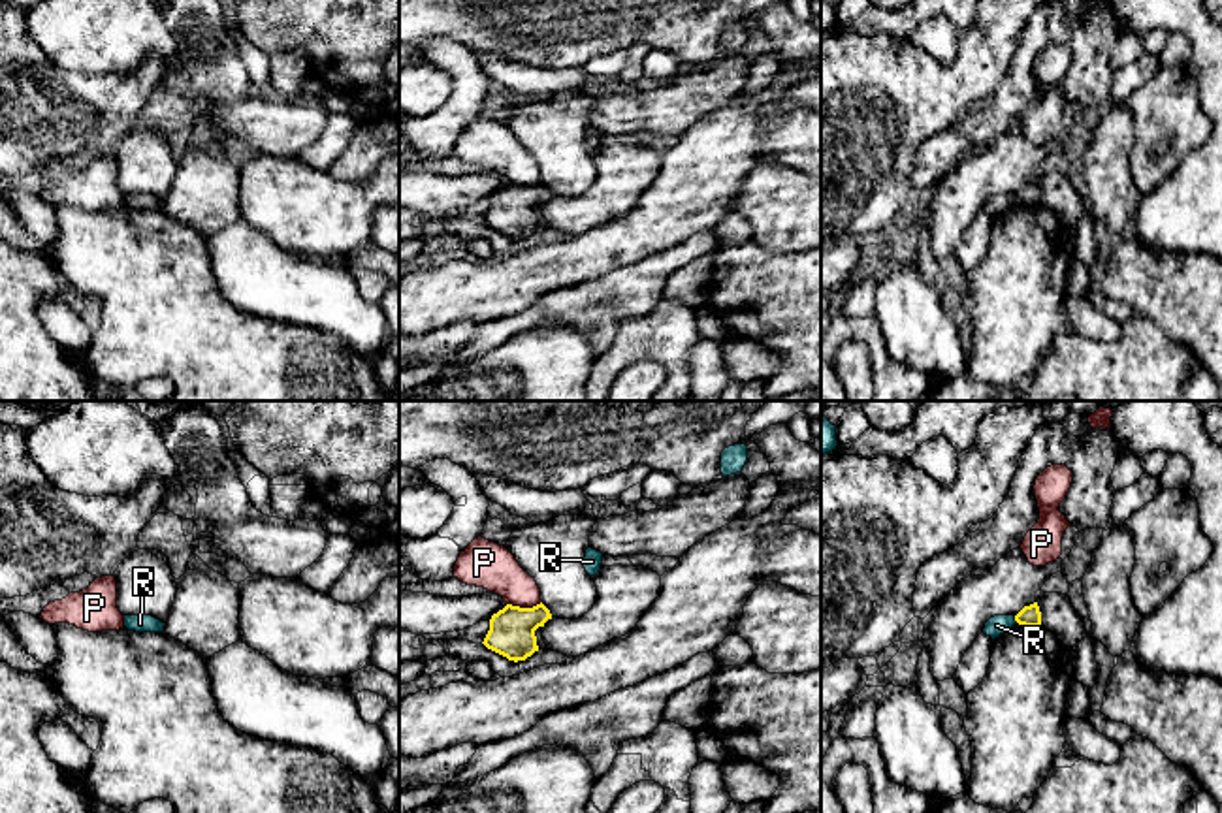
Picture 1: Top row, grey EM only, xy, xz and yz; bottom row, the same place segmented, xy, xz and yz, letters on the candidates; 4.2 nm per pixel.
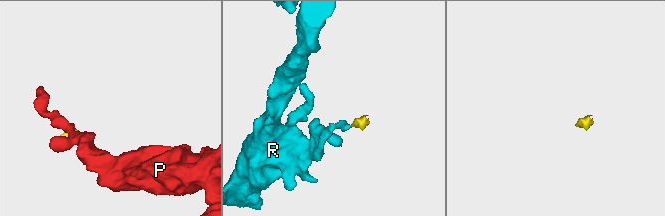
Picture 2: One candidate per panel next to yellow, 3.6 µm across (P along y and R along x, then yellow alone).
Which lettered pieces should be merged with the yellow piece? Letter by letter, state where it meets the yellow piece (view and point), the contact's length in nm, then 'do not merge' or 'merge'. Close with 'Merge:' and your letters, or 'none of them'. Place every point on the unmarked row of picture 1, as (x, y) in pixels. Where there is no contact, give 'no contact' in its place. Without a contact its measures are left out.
P: meets yellow in xz at (524, 187); contact 150 nm long; do not merge
R: meets yellow in yz at (1015, 198); contact 40 nm long; do not merge
Merge: none of them

